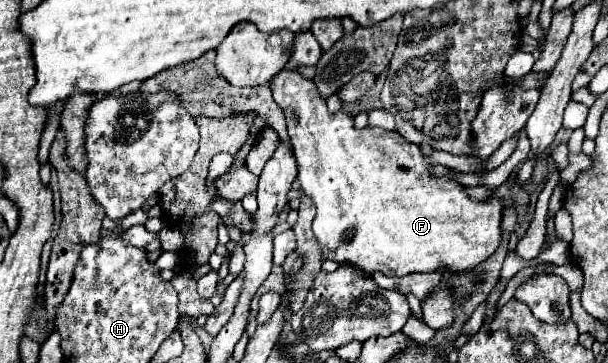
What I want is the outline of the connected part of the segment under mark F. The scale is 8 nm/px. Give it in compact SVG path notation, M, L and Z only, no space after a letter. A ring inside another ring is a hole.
M297 71L277 73L269 87L275 103L287 117L287 131L291 145L295 145L293 149L299 167L297 183L317 209L313 233L321 245L323 259L353 263L367 273L381 271L385 275L431 273L439 267L461 273L485 261L497 249L501 239L499 225L503 201L497 201L495 197L471 201L463 187L453 179L433 179L429 175L429 163L423 161L419 147L405 141L397 131L377 127L355 129L353 119L347 113L339 111L329 115L315 85Z

